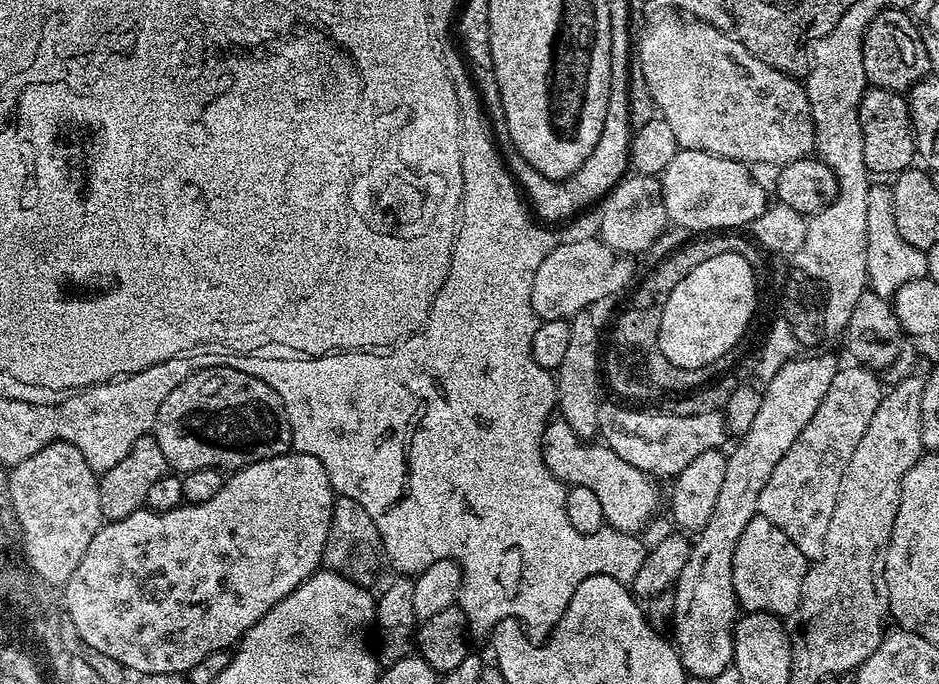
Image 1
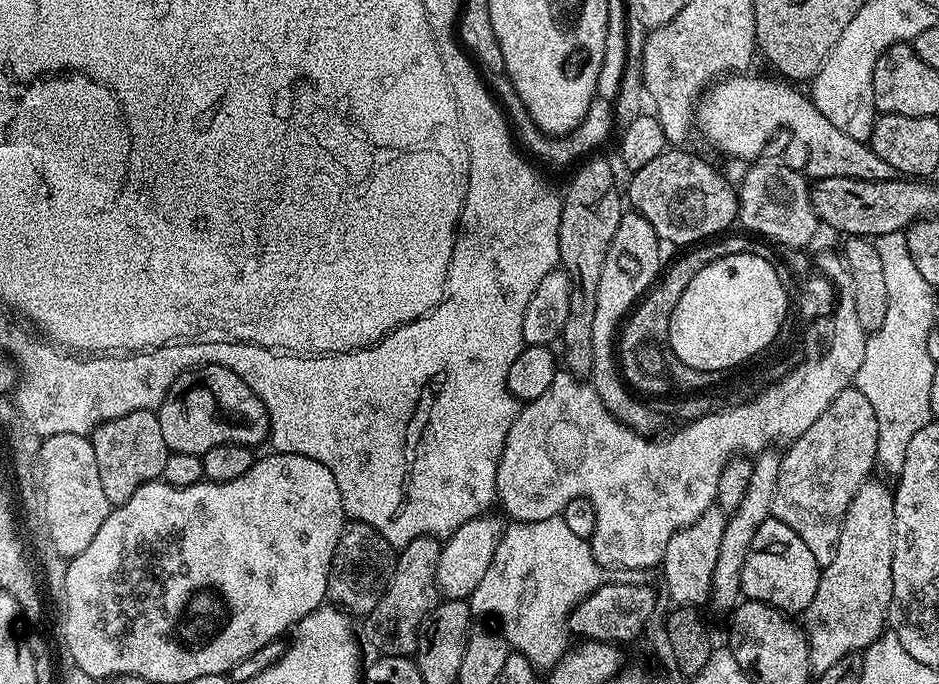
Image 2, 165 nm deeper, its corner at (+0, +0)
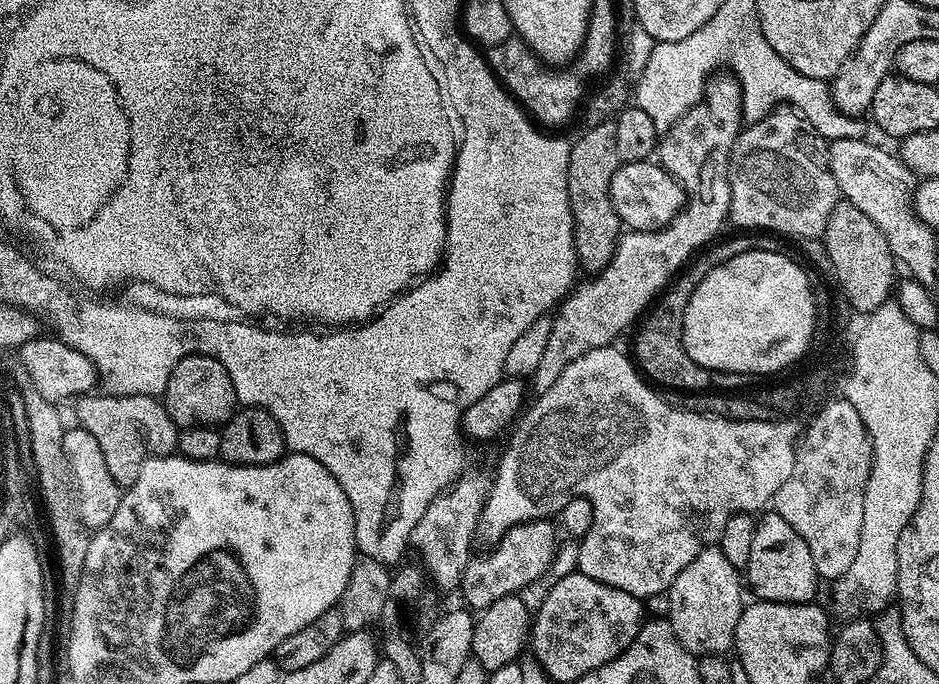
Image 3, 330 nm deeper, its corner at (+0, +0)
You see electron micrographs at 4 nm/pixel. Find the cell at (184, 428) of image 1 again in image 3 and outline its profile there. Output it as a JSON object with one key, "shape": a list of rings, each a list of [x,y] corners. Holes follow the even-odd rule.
{"shape":[[[198,355],[182,358],[182,362],[174,366],[174,374],[170,374],[162,403],[180,428],[223,425],[238,408],[234,384],[222,362],[214,357]]]}

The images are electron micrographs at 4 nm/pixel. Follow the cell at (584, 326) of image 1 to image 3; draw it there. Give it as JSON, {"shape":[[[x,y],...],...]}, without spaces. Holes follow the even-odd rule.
{"shape":[[[615,120],[602,122],[593,128],[584,128],[581,136],[571,141],[568,193],[574,218],[576,262],[588,274],[601,272],[608,265],[622,235],[622,225],[610,198],[610,182],[621,165],[618,146],[614,146],[615,129]]]}

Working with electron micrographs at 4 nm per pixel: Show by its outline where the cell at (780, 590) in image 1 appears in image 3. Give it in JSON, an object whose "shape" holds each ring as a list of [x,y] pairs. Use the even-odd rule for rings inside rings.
{"shape":[[[775,510],[764,515],[756,521],[754,542],[750,545],[750,562],[746,569],[746,584],[751,595],[753,592],[756,600],[783,604],[809,603],[815,597],[812,595],[816,592],[816,584],[818,585],[810,546],[802,542],[798,530],[794,530],[794,526],[790,526],[790,522],[786,522],[786,518],[782,518]]]}

